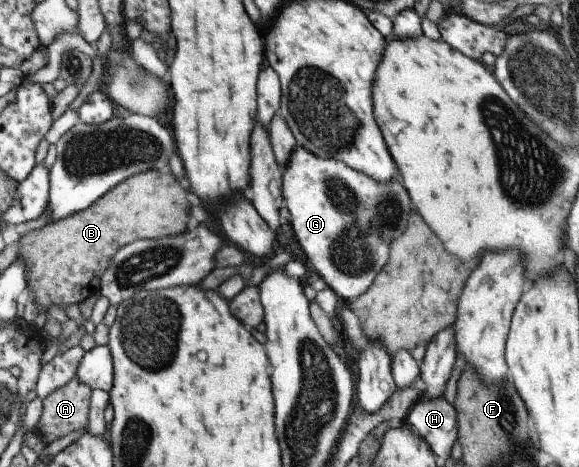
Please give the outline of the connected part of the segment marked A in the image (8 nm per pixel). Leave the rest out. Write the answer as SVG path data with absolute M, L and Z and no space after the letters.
M73 377L41 399L42 410L35 434L45 445L68 433L86 430L91 389Z

